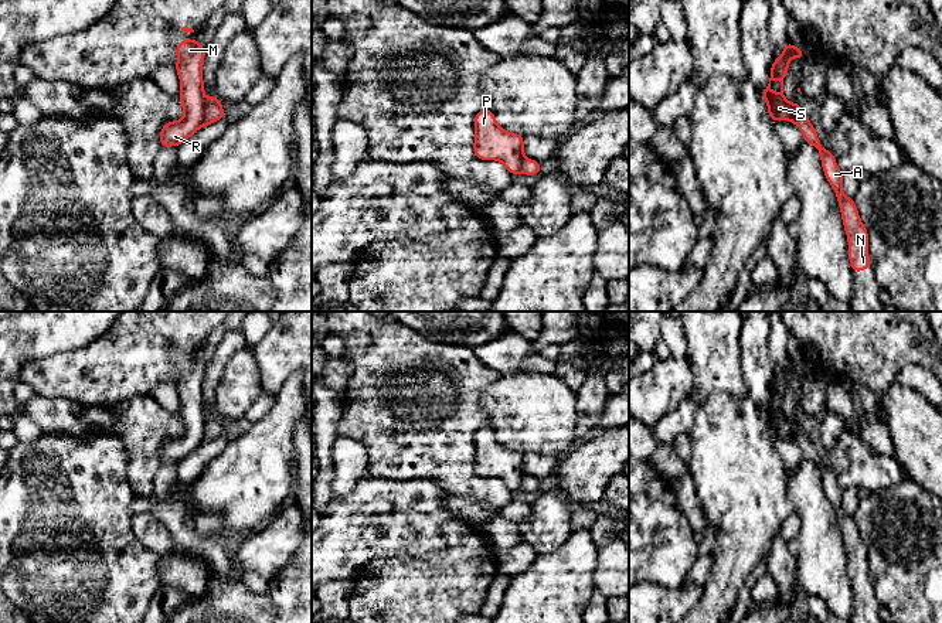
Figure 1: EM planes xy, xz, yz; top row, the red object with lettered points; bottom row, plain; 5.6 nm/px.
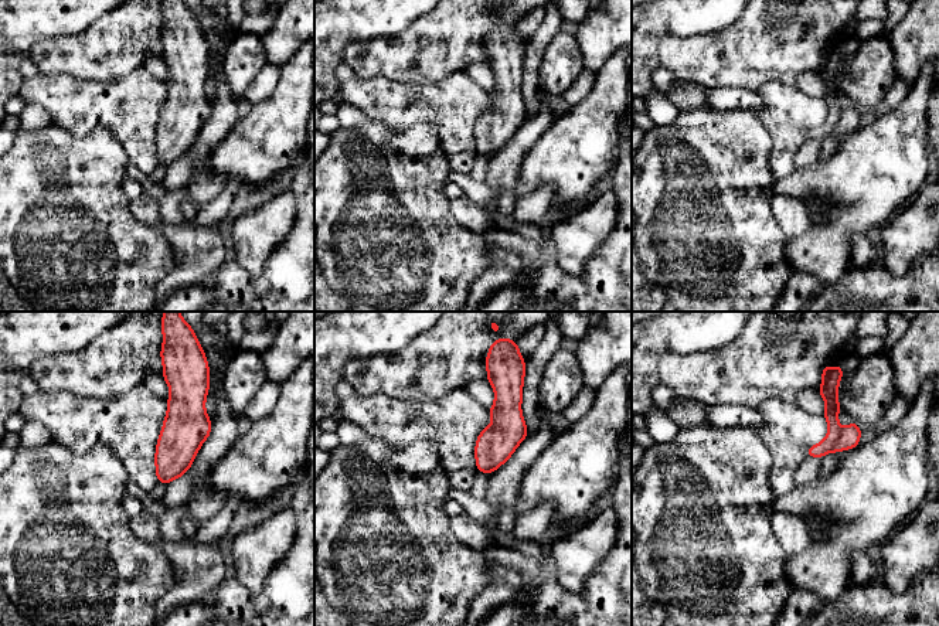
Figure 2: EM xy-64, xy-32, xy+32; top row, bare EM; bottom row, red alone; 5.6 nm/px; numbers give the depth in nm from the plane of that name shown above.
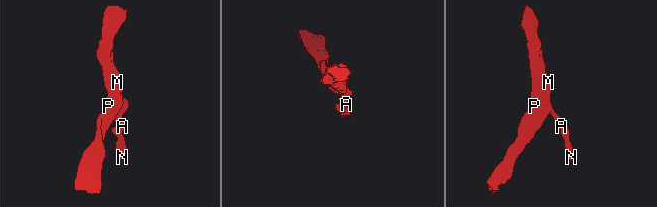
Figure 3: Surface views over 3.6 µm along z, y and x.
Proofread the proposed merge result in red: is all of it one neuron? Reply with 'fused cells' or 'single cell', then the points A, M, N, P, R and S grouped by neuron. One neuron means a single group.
fused cells; A N / M P R S

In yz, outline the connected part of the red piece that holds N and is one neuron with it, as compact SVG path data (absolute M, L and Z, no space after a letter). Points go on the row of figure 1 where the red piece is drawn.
M800 110L796 115L795 125L803 133L805 142L815 146L820 153L824 176L836 193L839 207L841 210L843 225L849 239L847 251L853 273L871 269L871 262L868 259L868 232L860 221L854 200L846 197L843 193L841 184L844 174L839 170L834 154L822 147L817 133L805 112Z

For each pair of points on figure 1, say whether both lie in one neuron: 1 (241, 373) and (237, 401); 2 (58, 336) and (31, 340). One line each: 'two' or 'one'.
1: one
2: one

